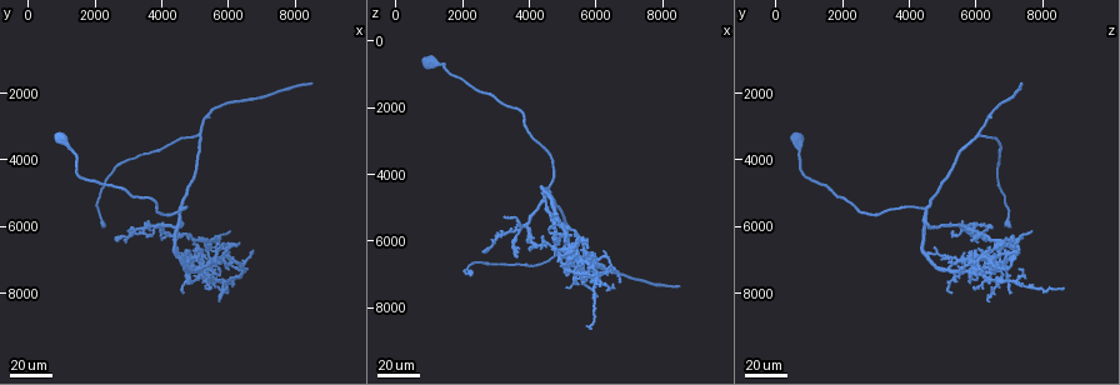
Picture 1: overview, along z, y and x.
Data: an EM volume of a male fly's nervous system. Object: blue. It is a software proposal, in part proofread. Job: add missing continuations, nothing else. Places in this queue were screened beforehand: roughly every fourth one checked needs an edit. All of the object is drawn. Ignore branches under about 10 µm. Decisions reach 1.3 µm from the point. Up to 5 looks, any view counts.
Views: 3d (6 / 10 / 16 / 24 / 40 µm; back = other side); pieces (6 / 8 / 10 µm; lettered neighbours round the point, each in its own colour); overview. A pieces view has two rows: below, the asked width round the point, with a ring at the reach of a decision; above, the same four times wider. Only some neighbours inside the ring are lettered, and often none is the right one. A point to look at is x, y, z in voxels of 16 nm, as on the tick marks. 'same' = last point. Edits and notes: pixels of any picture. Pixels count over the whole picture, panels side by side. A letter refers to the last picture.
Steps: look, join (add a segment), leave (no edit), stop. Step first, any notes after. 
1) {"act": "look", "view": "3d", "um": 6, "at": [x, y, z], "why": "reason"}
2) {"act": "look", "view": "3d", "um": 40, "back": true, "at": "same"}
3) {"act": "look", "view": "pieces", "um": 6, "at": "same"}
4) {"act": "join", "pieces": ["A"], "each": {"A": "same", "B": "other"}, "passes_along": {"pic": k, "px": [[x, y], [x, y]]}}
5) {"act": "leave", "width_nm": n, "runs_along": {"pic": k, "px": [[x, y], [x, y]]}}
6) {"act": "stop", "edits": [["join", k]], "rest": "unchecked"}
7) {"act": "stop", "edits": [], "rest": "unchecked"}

{"act": "look", "view": "3d", "um": 40, "at": [6400, 6500, 6900], "why": "long arm stops here"}

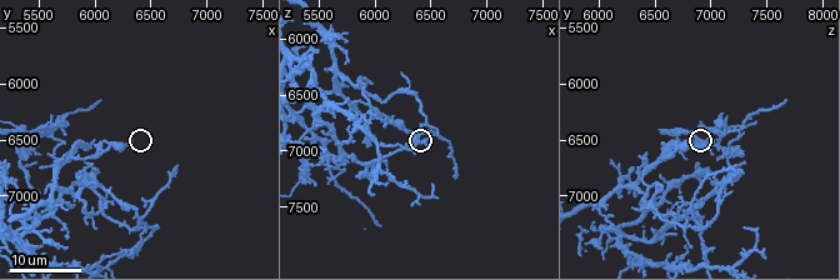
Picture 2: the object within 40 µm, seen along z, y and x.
{"act": "look", "view": "pieces", "um": 8, "at": [6320, 6520, 6820], "why": "see the neighbours"}

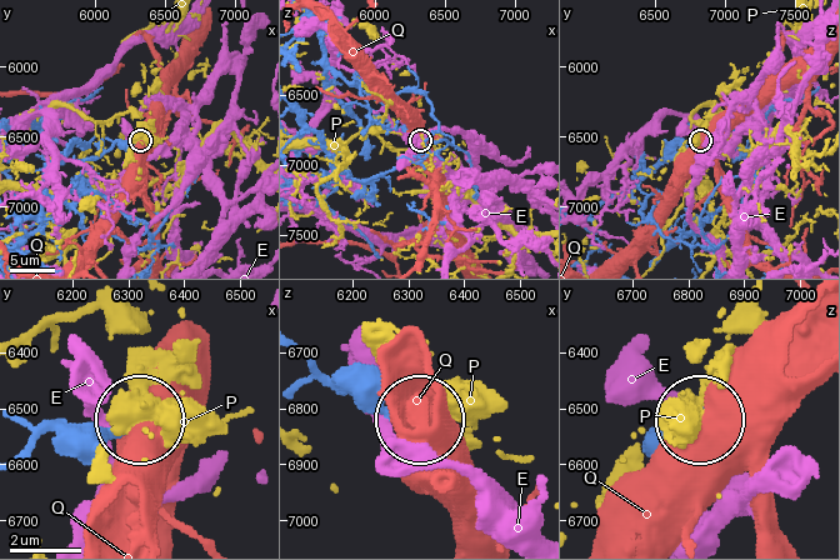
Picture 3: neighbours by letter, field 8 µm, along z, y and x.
{"act": "leave", "width_nm": 220, "each": {"E": "other", "P": "other", "Q": "other"}, "runs_along": {"pic": 3, "px": [[28, 453], [54, 435], [108, 435], [133, 420]]}, "found": "none of them fits"}

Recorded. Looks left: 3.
{"act": "look", "view": "3d", "um": 24, "at": [2200, 6100, 7100], "why": "long arm stops here"}

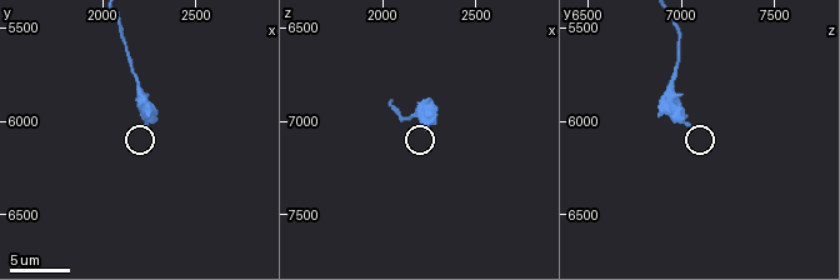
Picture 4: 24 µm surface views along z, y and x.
{"act": "look", "view": "pieces", "um": 8, "at": [2220, 6020, 7040]}

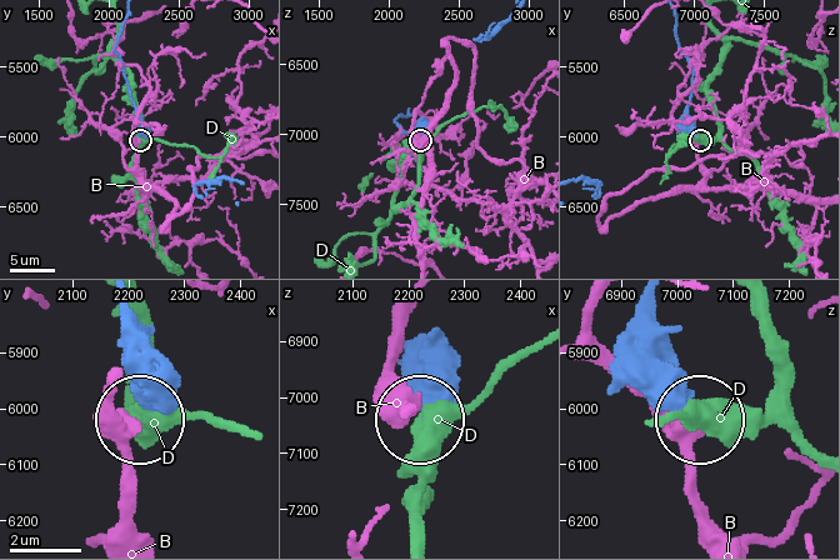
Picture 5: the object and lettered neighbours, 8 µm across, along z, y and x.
{"act": "leave", "width_nm": 350, "each": {"B": "other", "D": "other"}, "runs_along": {"pic": 5, "px": [[119, 303], [129, 384], [146, 416]]}, "found": "no lettered segment goes on from it"}

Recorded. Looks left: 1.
{"act": "stop", "edits": [], "rest": "unchecked"}

